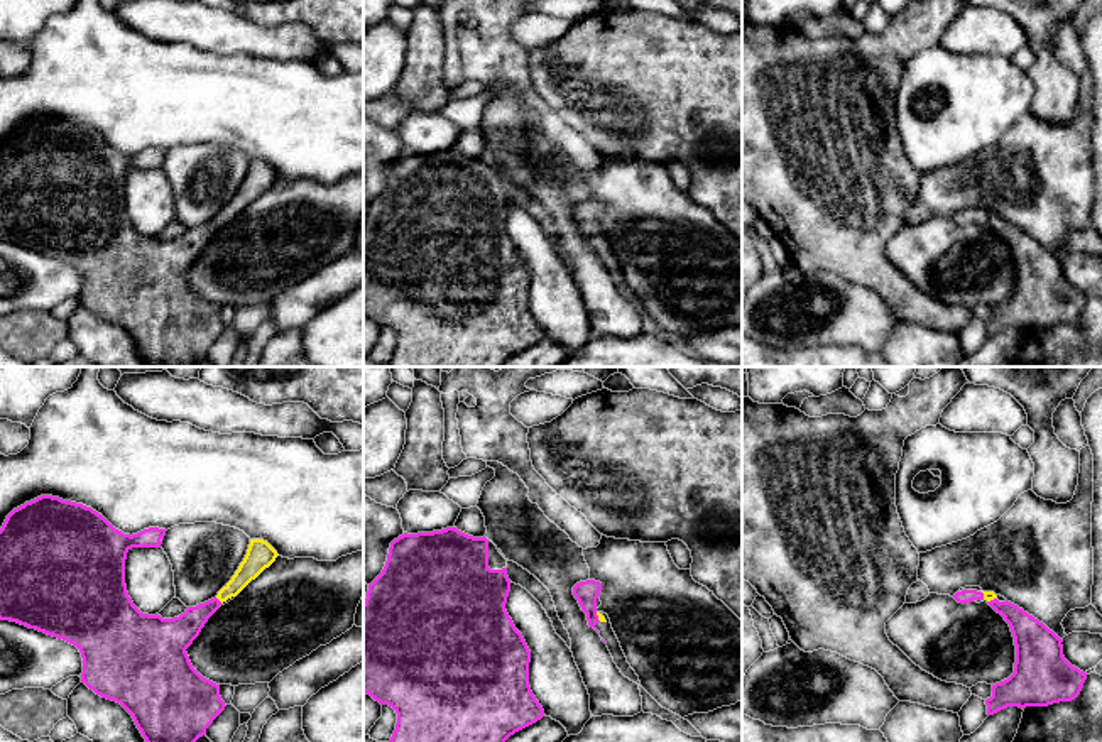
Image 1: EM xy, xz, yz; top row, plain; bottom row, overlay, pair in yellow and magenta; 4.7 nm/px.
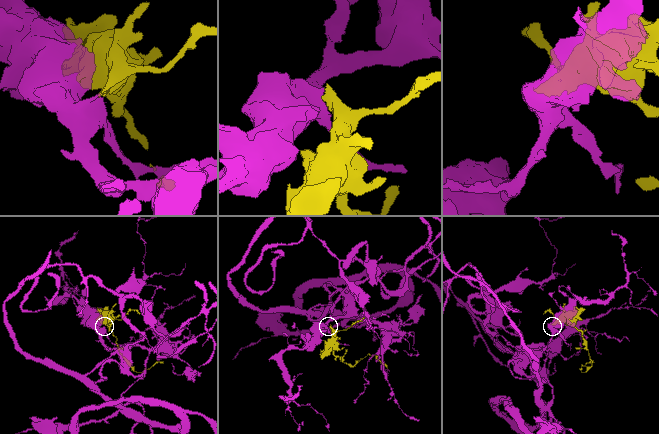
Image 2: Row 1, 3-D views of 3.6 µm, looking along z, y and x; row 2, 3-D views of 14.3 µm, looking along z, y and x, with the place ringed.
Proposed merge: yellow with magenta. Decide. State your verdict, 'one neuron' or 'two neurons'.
one neuron

